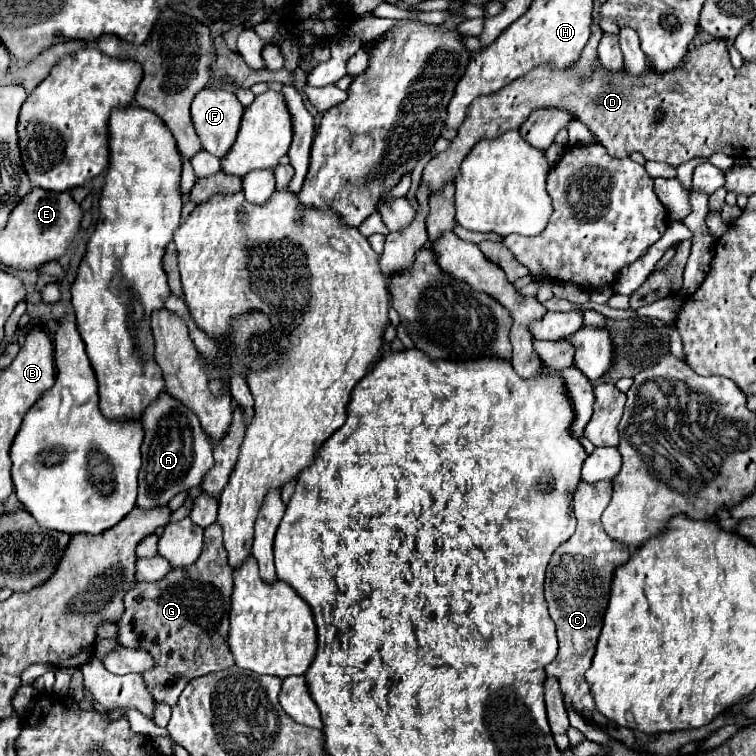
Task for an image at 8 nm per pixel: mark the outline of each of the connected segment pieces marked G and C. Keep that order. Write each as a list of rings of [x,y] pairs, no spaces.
[[[218,522],[210,524],[208,528],[204,528],[204,548],[202,548],[202,554],[200,558],[188,566],[188,568],[174,568],[172,572],[168,572],[162,580],[158,580],[156,584],[152,582],[136,582],[134,588],[130,588],[126,594],[124,594],[124,614],[118,618],[116,626],[118,626],[118,636],[116,640],[126,646],[126,648],[144,648],[152,660],[154,660],[154,668],[144,672],[142,678],[144,678],[144,684],[146,688],[150,690],[152,698],[156,702],[166,702],[168,706],[176,706],[178,704],[178,698],[182,694],[182,690],[186,688],[186,684],[192,680],[192,678],[198,678],[198,676],[204,676],[204,674],[210,674],[210,672],[220,672],[220,670],[226,670],[230,666],[234,666],[234,658],[230,654],[230,648],[228,648],[228,614],[230,614],[230,594],[232,594],[232,566],[228,564],[228,556],[226,556],[226,548],[224,548],[224,542],[222,542],[222,526]]]
[[[582,480],[578,484],[578,488],[574,490],[574,514],[578,520],[576,532],[566,544],[562,544],[554,552],[546,570],[546,590],[544,590],[548,612],[556,624],[560,644],[556,658],[546,666],[546,674],[556,676],[560,680],[564,702],[574,706],[588,722],[596,722],[598,726],[608,726],[610,722],[594,706],[594,698],[586,684],[584,672],[590,668],[596,650],[614,572],[618,566],[630,560],[630,550],[624,548],[624,544],[616,544],[616,540],[612,540],[604,532],[600,522],[600,516],[608,506],[610,498],[612,484],[606,480],[596,484],[588,484]]]

